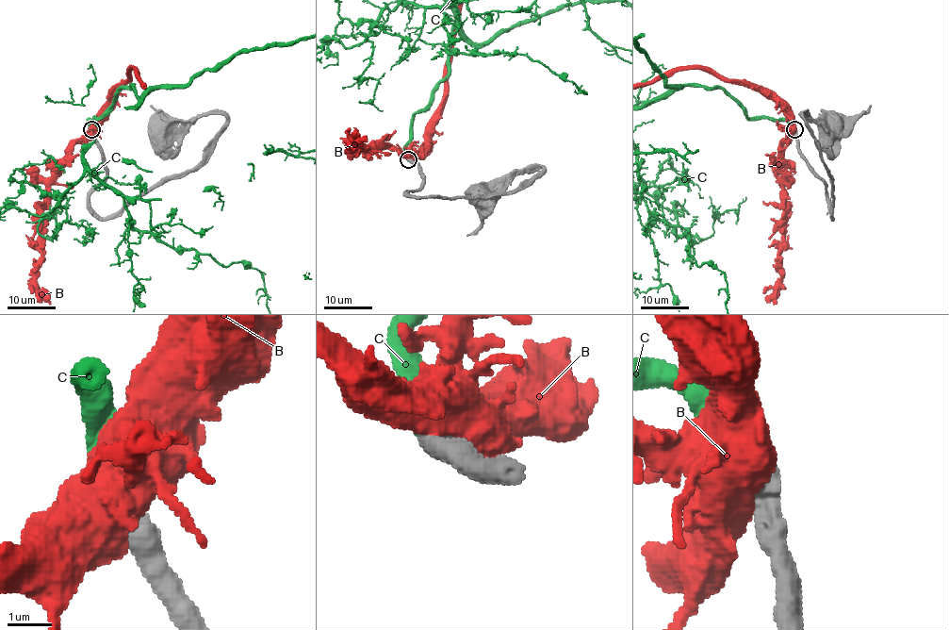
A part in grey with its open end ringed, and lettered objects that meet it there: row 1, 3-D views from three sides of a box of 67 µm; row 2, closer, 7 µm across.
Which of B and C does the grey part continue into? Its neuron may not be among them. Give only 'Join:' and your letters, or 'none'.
Join: C

